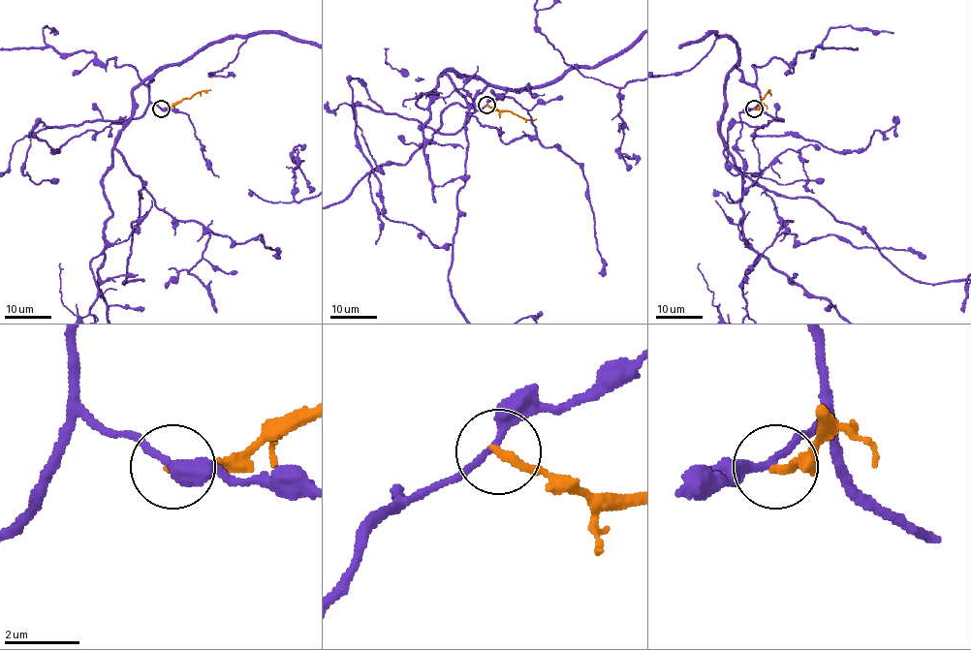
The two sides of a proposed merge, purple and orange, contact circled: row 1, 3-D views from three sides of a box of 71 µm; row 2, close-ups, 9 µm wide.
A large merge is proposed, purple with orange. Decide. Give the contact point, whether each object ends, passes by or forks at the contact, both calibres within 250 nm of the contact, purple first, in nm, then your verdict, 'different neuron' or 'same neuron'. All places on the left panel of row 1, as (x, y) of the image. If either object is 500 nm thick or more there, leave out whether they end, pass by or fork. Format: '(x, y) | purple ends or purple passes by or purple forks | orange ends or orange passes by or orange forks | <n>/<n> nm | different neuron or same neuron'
(161, 108) | purple passes by | orange ends | 240/240 nm | different neuron

